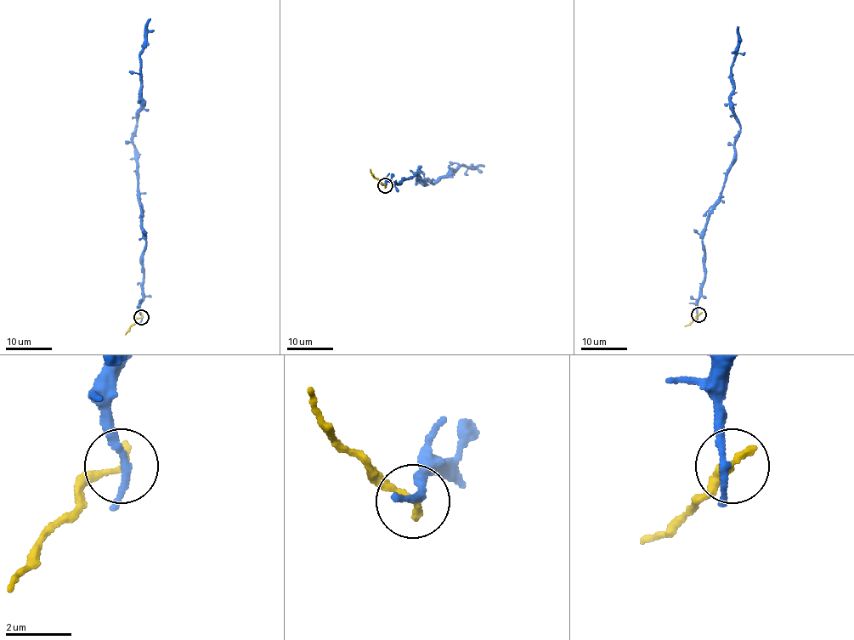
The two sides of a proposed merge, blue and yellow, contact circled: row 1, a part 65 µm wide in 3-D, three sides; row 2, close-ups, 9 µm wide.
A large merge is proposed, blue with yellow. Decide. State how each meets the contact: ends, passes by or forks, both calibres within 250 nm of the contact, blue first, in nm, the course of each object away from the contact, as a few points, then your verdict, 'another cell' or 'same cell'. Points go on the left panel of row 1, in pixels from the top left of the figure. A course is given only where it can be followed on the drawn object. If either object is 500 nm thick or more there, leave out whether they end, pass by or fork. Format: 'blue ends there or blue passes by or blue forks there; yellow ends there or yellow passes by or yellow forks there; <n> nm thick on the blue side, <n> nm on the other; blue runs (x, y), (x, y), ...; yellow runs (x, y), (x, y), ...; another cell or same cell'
blue passes by; yellow ends there; 200 nm thick on the blue side, 240 nm on the other; blue runs (142, 317), (139, 303), (146, 234), (132, 133), (141, 105), (140, 52), (150, 18); yellow runs (141, 317), (126, 335); another cell

